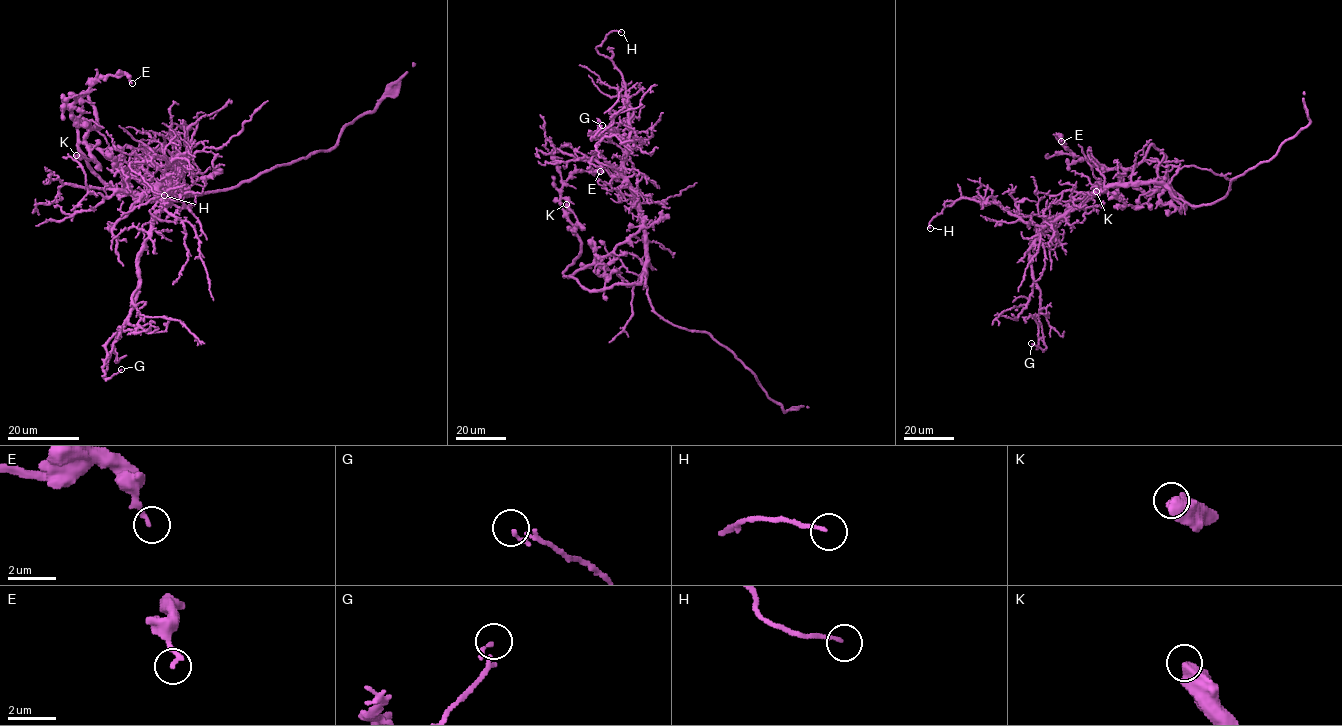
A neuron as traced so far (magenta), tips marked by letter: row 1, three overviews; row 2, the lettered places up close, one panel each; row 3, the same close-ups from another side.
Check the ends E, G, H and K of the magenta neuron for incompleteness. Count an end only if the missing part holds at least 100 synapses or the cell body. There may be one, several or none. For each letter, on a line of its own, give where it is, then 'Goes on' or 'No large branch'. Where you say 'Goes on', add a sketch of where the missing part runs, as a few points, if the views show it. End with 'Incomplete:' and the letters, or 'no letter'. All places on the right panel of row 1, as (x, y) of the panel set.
E: Place: (1061, 141). No large branch
G: Place: (1031, 343). No large branch
H: Place: (930, 228). No large branch
K: Place: (1096, 191). No large branch
Incomplete: no letter

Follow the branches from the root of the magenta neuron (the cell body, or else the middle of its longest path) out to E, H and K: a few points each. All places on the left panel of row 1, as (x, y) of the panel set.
E: (181, 170), (143, 199), (80, 150), (71, 107), (85, 94), (96, 117), (75, 100), (132, 83)
H: (181, 170), (187, 155), (158, 186), (167, 205), (171, 179), (164, 157), (129, 164), (154, 192), (164, 195)
K: (181, 170), (160, 199), (107, 186), (71, 117), (85, 94), (96, 127), (91, 159), (76, 155)

